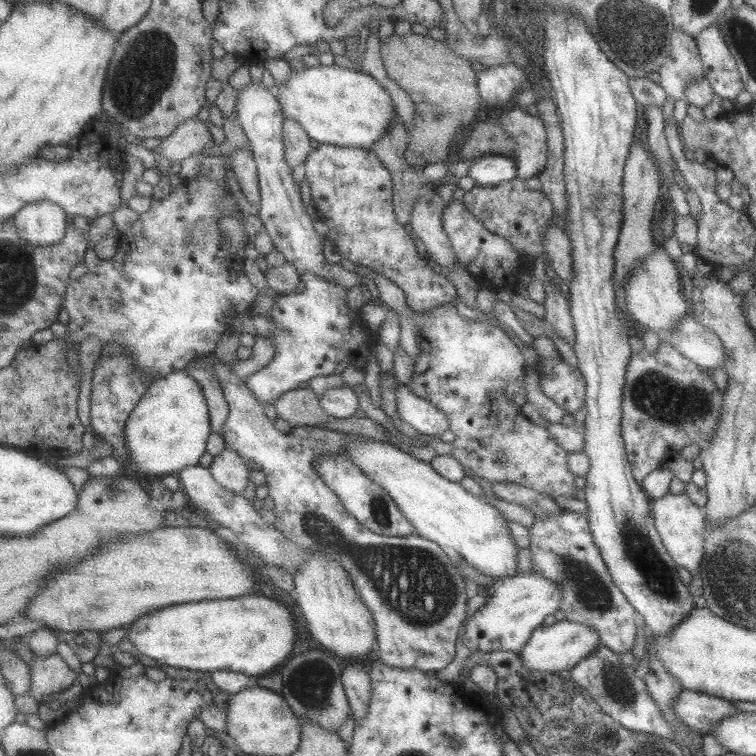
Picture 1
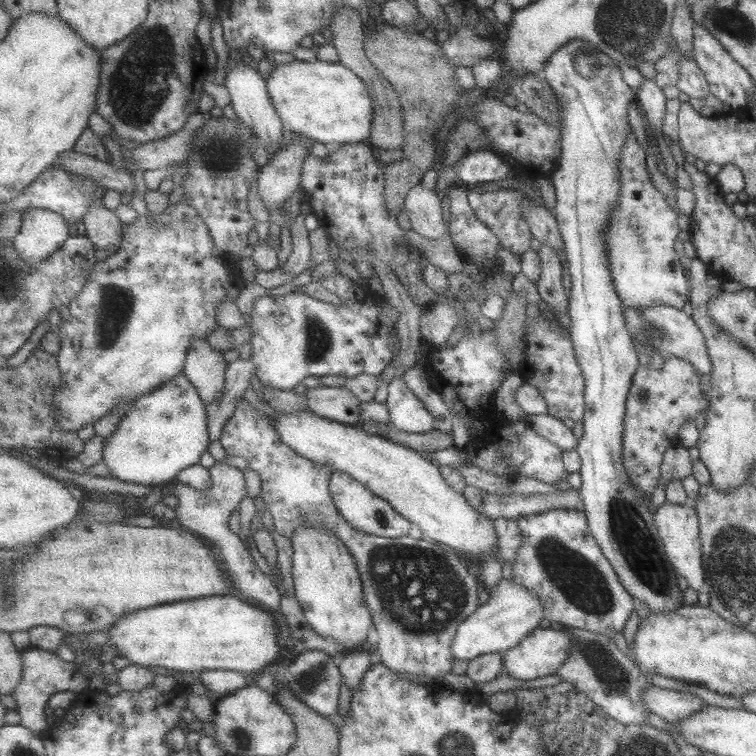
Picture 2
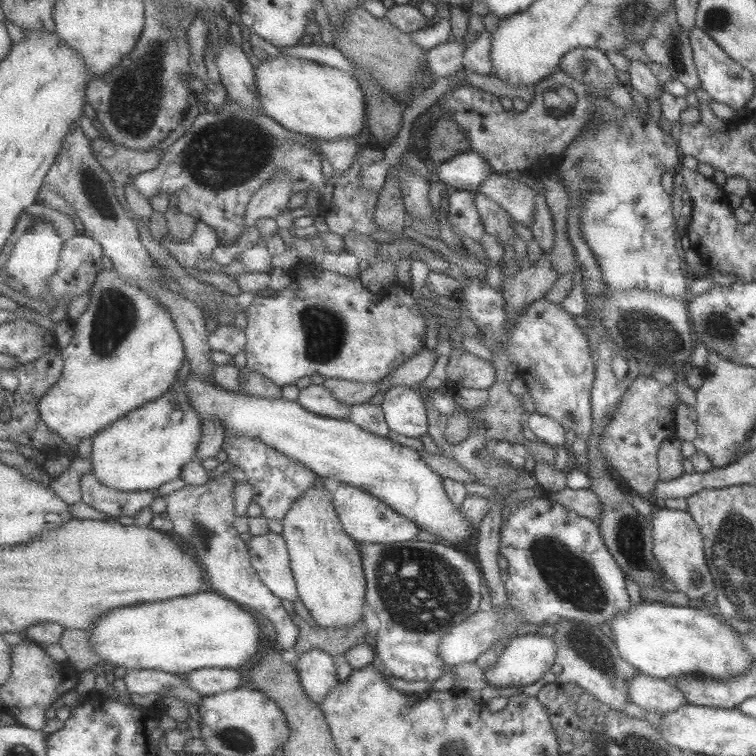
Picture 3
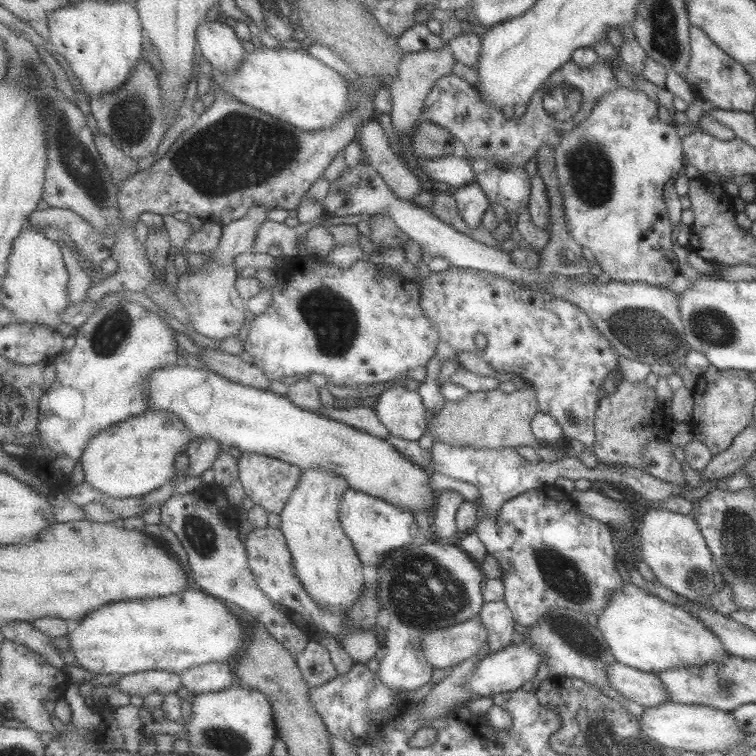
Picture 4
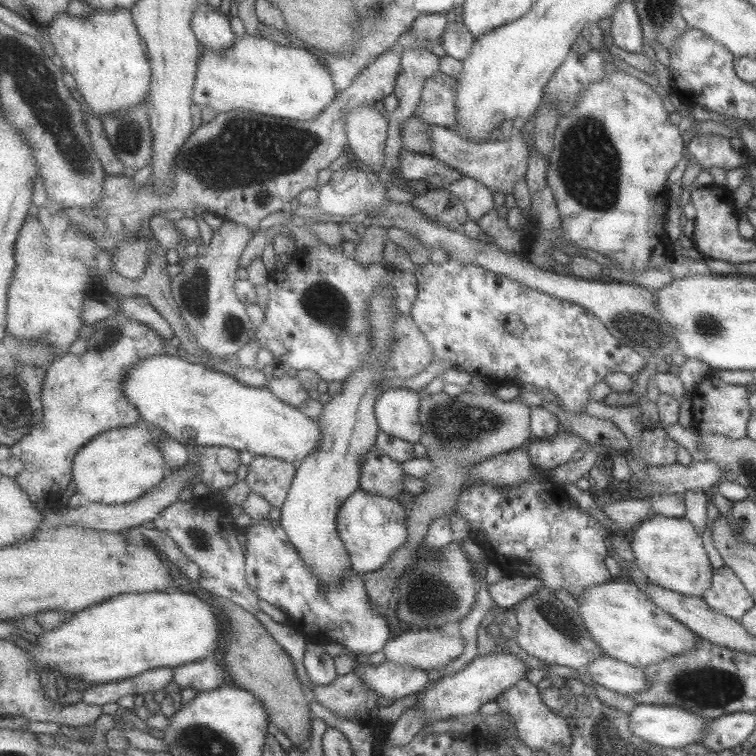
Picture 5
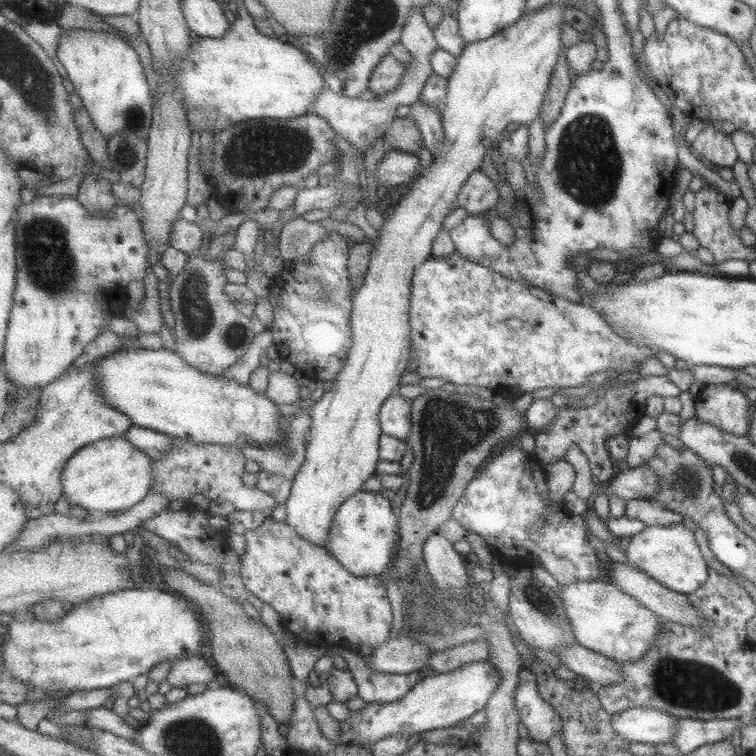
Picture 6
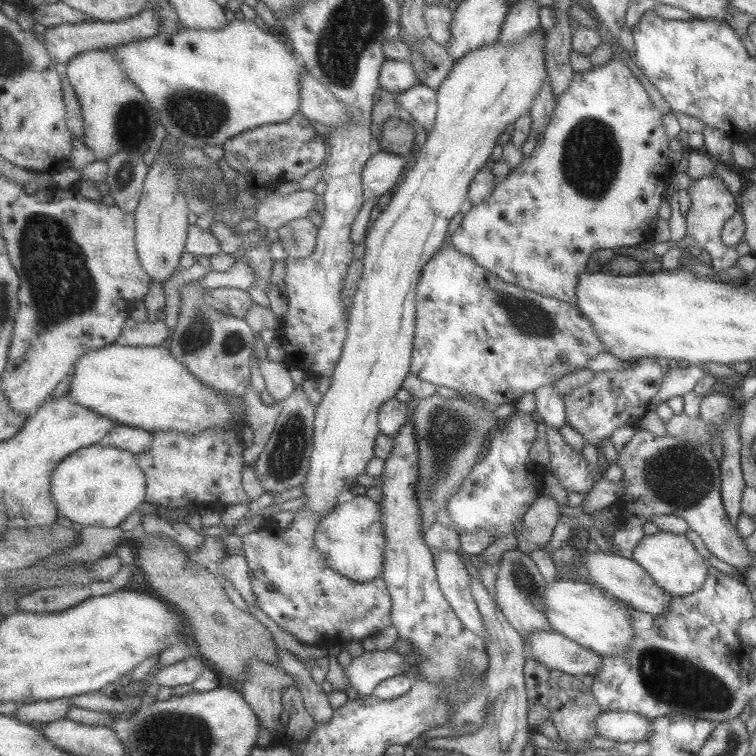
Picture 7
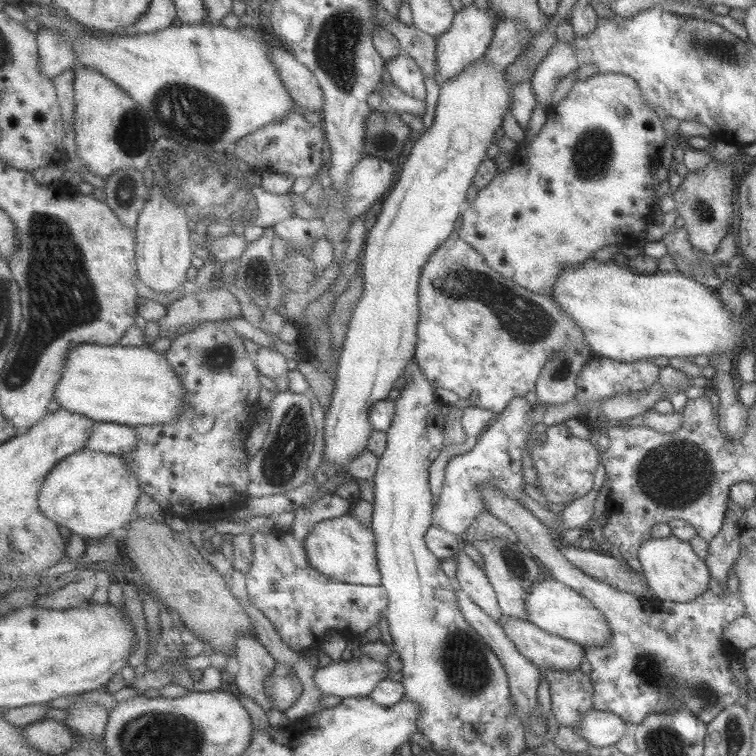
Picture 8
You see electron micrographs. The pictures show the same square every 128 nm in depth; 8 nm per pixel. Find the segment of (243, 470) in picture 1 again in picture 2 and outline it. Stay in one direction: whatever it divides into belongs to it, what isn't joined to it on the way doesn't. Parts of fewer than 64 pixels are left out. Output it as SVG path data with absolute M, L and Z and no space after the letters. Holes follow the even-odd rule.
M221 459L215 462L210 471L212 472L212 487L209 490L203 490L203 492L201 492L179 481L172 484L173 492L171 492L171 494L176 498L177 506L175 507L175 514L178 514L177 519L183 527L195 531L201 538L211 544L213 550L218 554L218 558L221 558L224 569L230 574L237 592L243 592L242 598L251 598L253 602L269 609L275 616L279 616L279 614L281 614L281 610L279 610L282 598L281 590L273 584L273 580L271 580L267 574L263 574L257 567L257 564L253 561L253 557L251 557L251 553L249 553L249 549L247 549L249 548L248 545L245 545L247 541L241 537L242 533L235 533L229 528L229 518L231 518L231 514L233 514L235 510L238 510L241 500L252 493L249 490L244 470L235 468L235 466L227 464L227 460Z

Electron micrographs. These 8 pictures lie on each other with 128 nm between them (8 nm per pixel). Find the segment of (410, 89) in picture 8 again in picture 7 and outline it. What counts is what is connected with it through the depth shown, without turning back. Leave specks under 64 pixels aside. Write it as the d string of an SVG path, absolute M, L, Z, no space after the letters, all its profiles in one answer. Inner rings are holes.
M387 59L383 65L380 78L381 86L385 90L397 94L408 91L418 81L418 71L414 69L412 61Z

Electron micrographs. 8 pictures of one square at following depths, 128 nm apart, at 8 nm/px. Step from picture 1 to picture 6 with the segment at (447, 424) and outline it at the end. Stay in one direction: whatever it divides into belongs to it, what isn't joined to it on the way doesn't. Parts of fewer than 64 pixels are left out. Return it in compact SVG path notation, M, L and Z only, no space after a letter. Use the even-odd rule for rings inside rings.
M398 392L391 394L382 406L380 416L385 434L409 440L414 427L413 401L414 399L405 398Z

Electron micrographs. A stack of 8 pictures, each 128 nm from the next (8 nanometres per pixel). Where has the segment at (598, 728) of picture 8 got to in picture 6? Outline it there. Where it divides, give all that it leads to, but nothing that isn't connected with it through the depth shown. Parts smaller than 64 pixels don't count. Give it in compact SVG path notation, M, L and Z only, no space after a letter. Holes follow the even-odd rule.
M631 708L611 715L615 734L631 743L663 745L675 735L677 717L653 708Z

